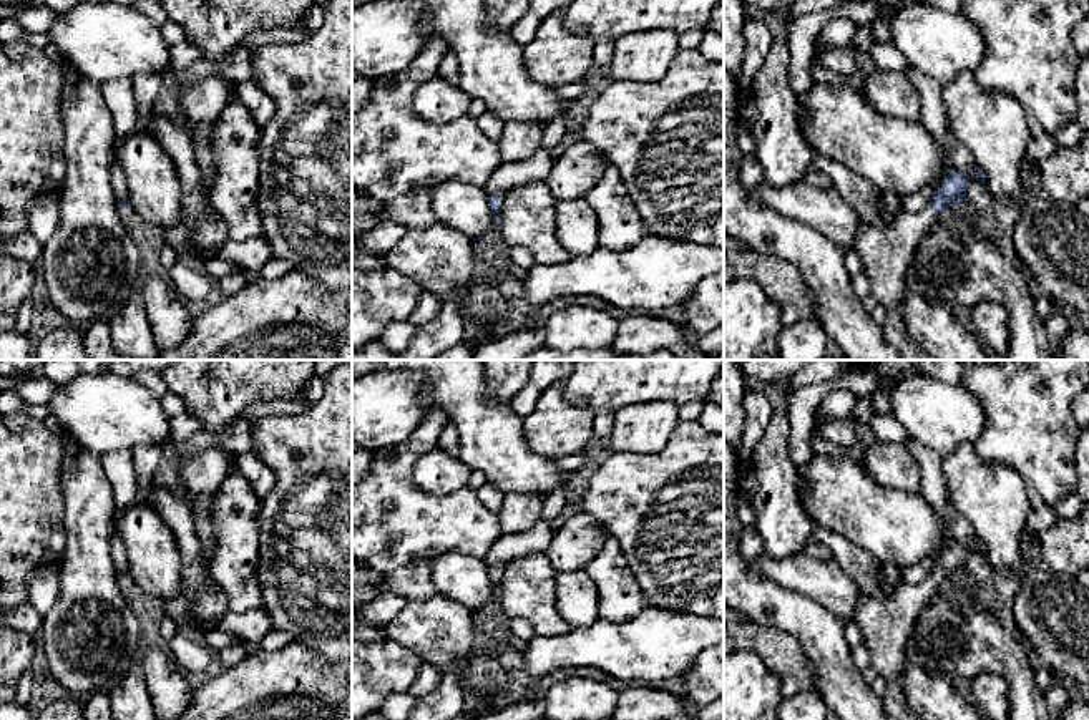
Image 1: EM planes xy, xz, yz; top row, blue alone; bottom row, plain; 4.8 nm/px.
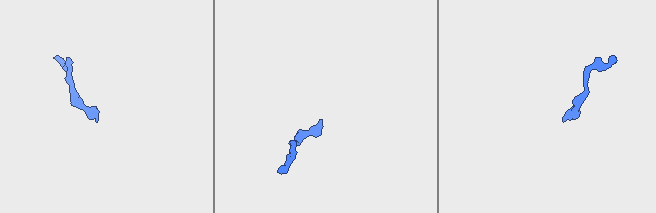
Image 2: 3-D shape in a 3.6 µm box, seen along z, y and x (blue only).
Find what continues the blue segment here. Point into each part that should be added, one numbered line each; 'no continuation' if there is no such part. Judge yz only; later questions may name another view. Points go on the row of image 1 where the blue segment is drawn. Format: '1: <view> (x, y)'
1: yz (887, 252)

